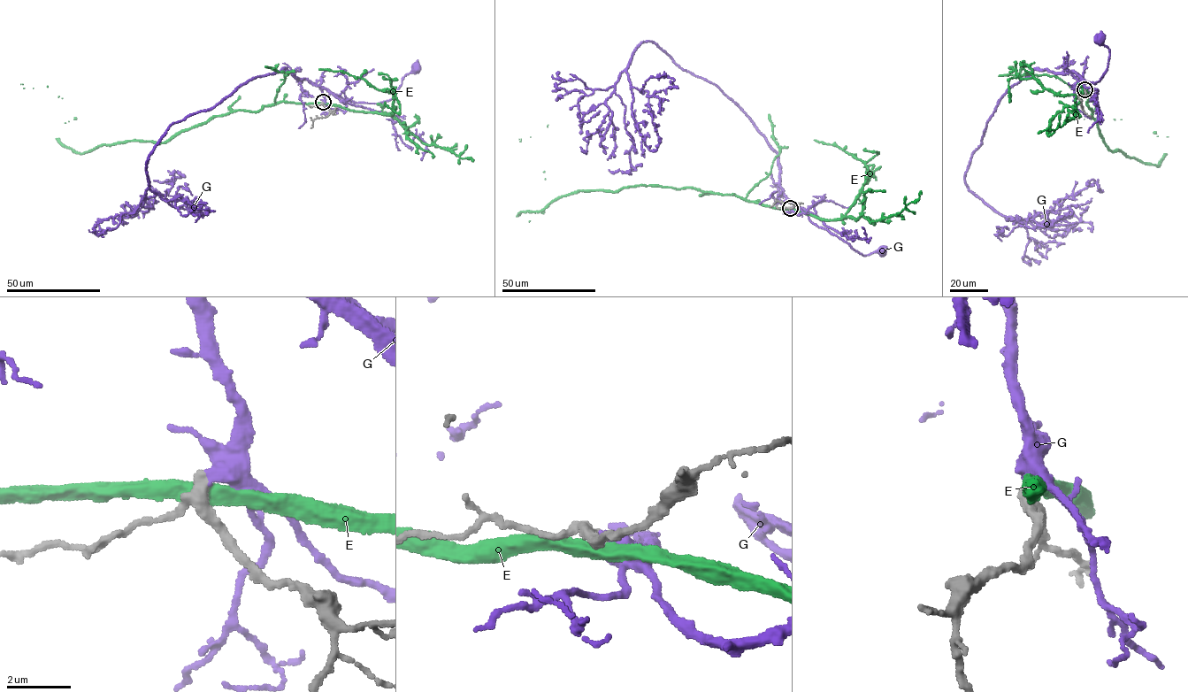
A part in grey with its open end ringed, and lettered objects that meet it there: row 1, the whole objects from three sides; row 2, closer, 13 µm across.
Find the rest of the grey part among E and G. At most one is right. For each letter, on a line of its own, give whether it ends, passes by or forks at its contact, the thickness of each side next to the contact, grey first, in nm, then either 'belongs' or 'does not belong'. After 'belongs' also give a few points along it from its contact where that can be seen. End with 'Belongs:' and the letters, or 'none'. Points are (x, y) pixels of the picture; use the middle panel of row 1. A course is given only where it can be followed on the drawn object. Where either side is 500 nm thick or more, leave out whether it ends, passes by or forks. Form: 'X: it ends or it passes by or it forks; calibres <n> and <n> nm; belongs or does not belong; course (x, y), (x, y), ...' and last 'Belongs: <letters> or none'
E: it passes by; calibres 360 and 440 nm; does not belong
G: it ends; calibres 340 and 480 nm; belongs; course (790, 208), (797, 204), (811, 221), (827, 229), (862, 254), (881, 250)
Belongs: G

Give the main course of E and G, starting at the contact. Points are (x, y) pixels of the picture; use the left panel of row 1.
E: (322, 103), (233, 111), (164, 142), (118, 142), (76, 153), (58, 140), (75, 118), (48, 87)
G: (323, 103), (324, 88), (356, 103), (387, 101), (394, 95), (402, 80), (415, 67)

